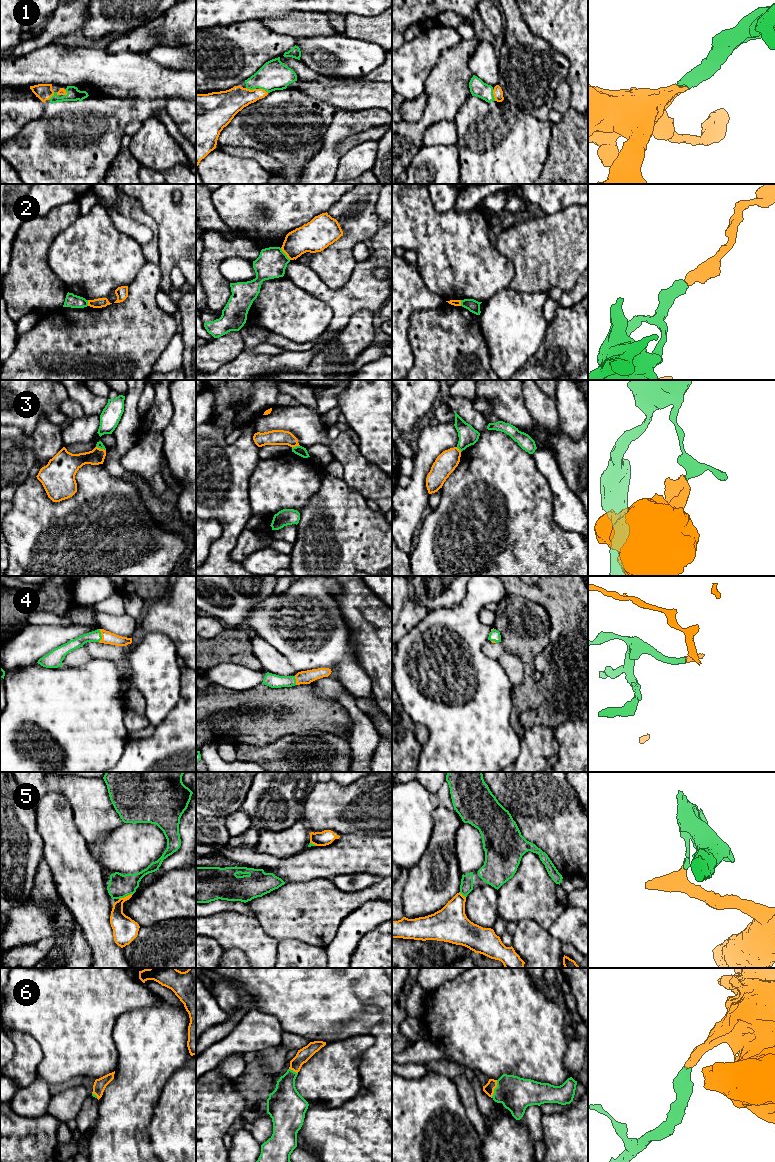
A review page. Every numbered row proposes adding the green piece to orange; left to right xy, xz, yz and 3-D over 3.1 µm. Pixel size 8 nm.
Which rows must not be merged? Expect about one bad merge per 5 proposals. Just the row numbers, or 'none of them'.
2, 3, 5

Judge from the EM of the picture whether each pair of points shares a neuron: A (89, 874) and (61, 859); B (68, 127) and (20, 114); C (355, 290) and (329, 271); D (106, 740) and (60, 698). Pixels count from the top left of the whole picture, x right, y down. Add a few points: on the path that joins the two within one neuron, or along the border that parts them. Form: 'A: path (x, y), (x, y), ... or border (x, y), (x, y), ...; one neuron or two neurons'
A: path (82, 874), (68, 862); one neuron
B: border (45, 104), (42, 114), (31, 119), (18, 133); two neurons
C: border (356, 262), (341, 287), (330, 289), (322, 282); two neurons
D: path (95, 730), (71, 706); one neuron

